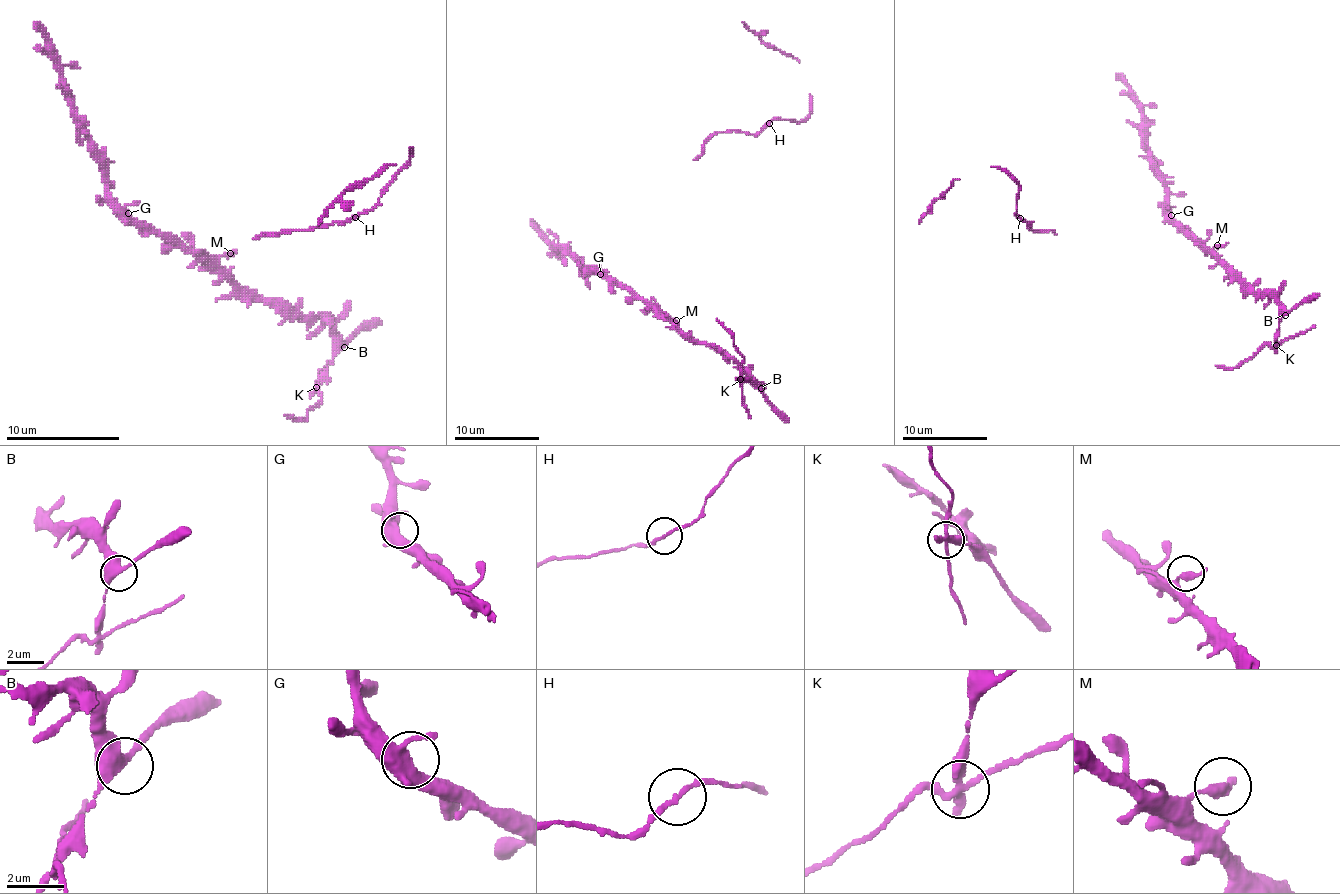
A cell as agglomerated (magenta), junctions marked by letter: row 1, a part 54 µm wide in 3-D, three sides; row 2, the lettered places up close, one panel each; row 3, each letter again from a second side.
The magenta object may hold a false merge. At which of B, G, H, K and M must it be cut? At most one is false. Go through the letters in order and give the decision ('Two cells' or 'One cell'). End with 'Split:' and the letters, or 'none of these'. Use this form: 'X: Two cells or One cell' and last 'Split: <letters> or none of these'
B: One cell
G: One cell
H: One cell
K: Two cells
M: One cell
Split: K

